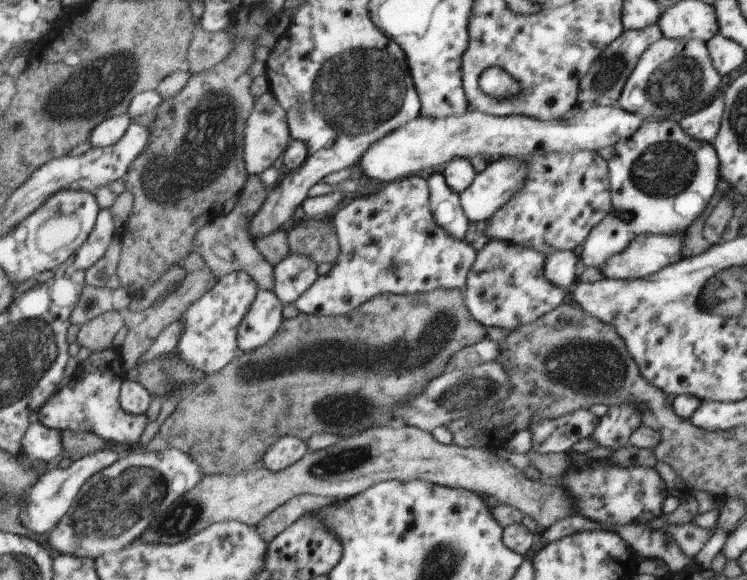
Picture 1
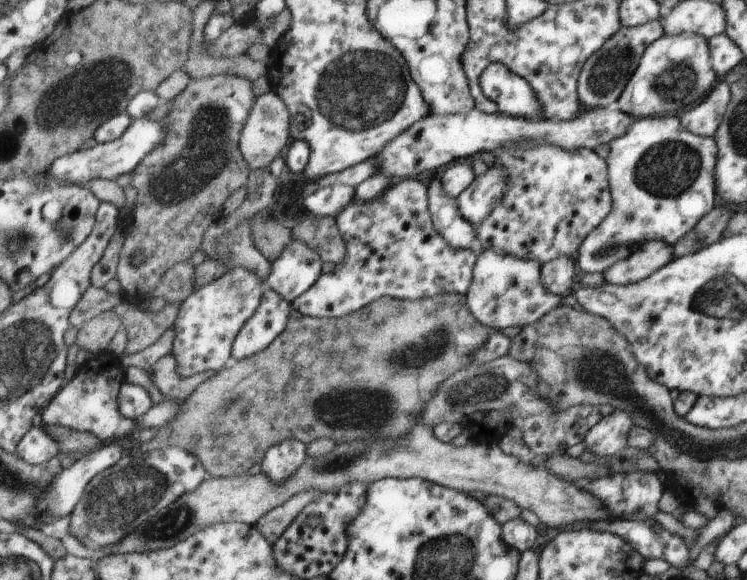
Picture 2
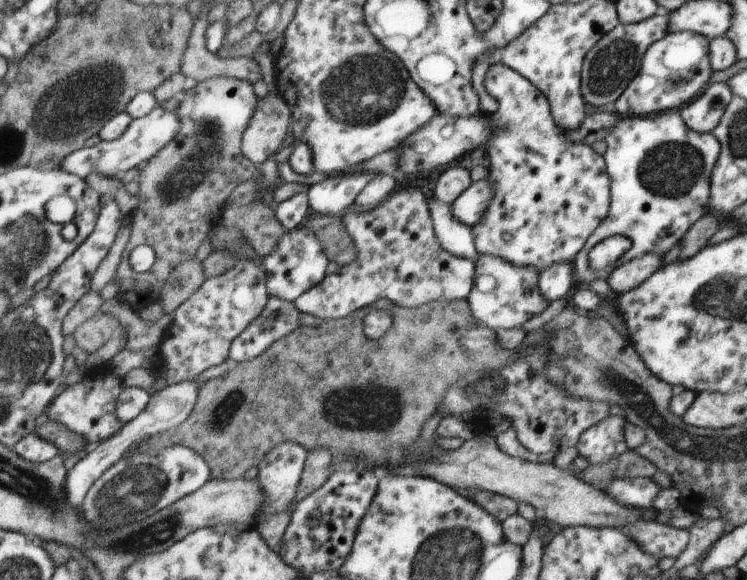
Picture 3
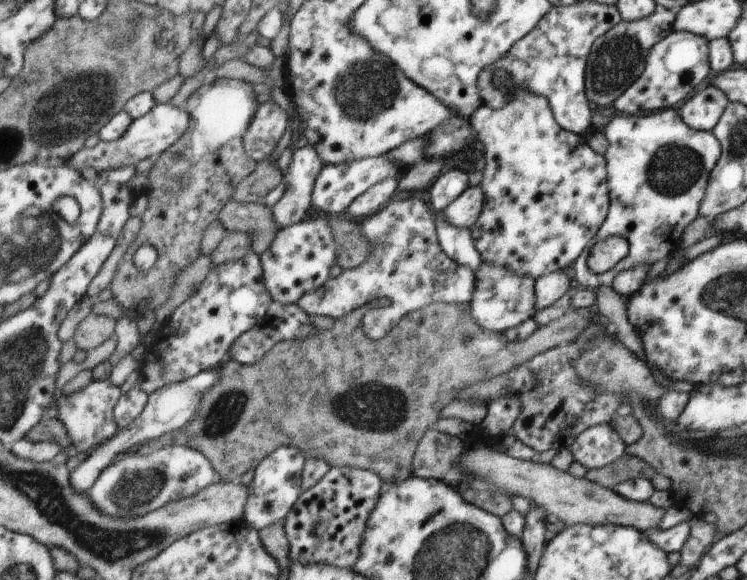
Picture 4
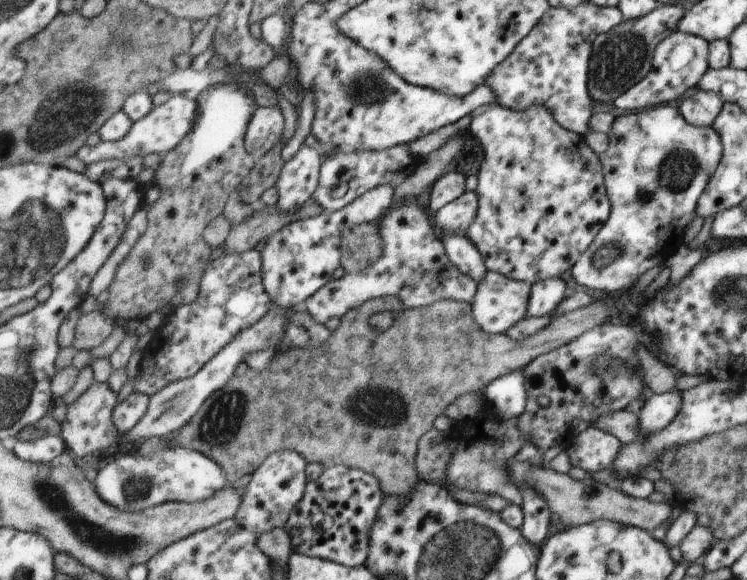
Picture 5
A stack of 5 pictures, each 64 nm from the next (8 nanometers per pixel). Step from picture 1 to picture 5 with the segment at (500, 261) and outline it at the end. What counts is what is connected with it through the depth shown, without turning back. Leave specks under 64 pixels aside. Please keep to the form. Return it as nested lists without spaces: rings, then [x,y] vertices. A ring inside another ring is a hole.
[[[487,270],[485,278],[477,284],[477,295],[472,303],[477,324],[490,335],[506,333],[524,319],[530,294],[531,285],[528,282],[511,280]]]

